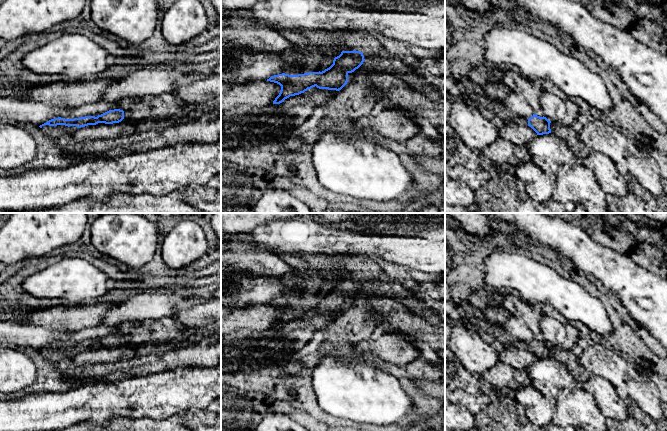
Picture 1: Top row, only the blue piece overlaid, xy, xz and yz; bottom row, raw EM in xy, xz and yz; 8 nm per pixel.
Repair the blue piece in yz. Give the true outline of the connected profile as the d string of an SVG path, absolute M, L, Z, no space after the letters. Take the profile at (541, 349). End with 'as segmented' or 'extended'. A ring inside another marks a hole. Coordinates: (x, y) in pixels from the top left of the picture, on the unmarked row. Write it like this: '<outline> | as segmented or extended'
M533 338L528 343L528 350L530 350L537 357L537 359L551 357L550 347L551 345L549 345L546 341L540 341L536 338Z | as segmented

